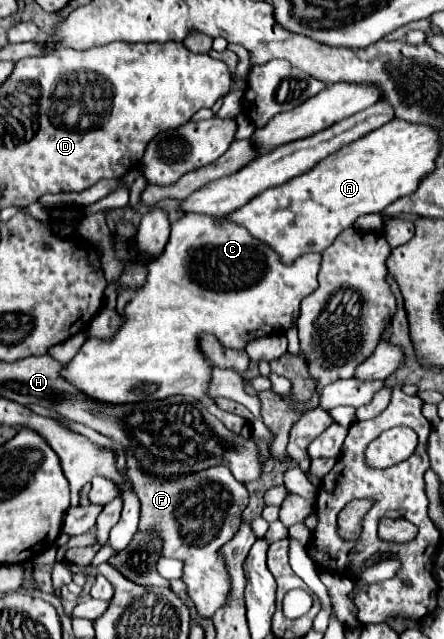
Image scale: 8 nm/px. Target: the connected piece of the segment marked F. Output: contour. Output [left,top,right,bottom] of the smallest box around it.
[127,456,249,618]

